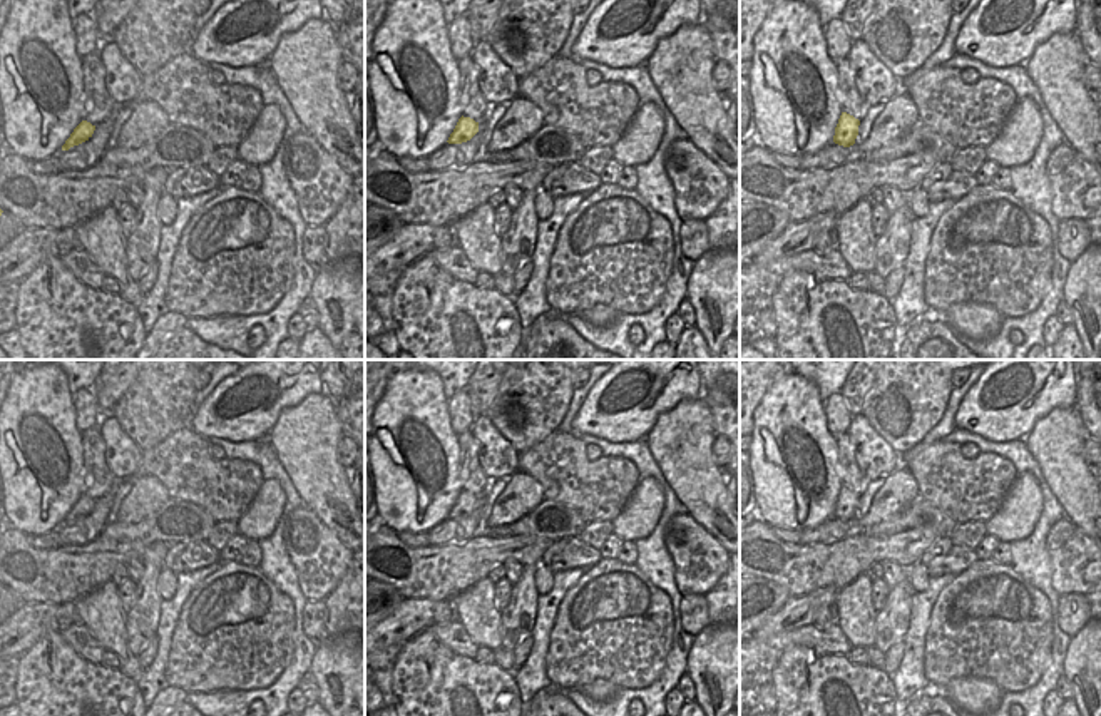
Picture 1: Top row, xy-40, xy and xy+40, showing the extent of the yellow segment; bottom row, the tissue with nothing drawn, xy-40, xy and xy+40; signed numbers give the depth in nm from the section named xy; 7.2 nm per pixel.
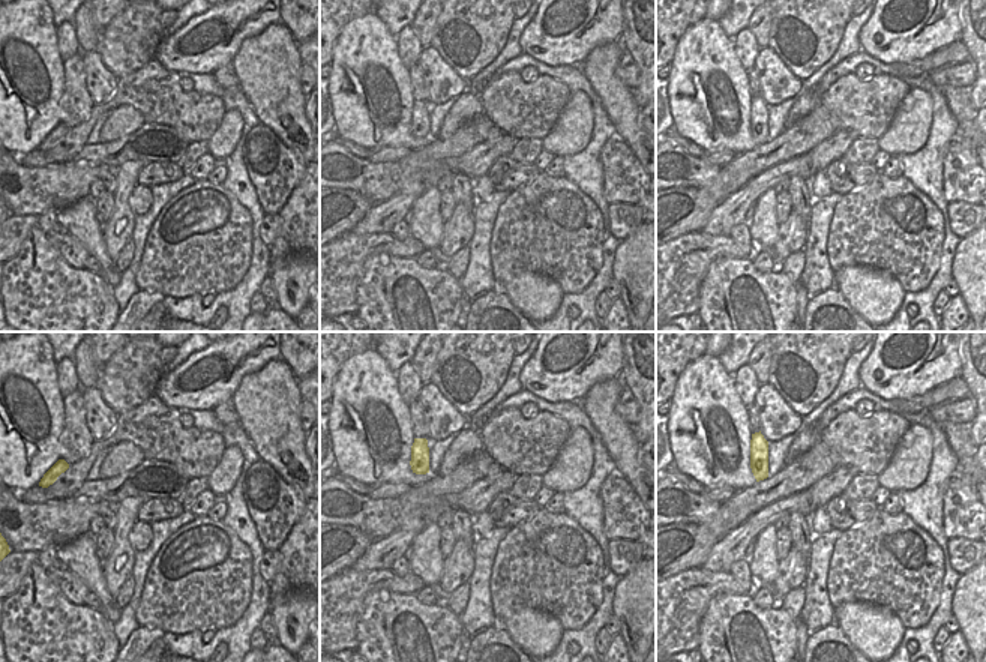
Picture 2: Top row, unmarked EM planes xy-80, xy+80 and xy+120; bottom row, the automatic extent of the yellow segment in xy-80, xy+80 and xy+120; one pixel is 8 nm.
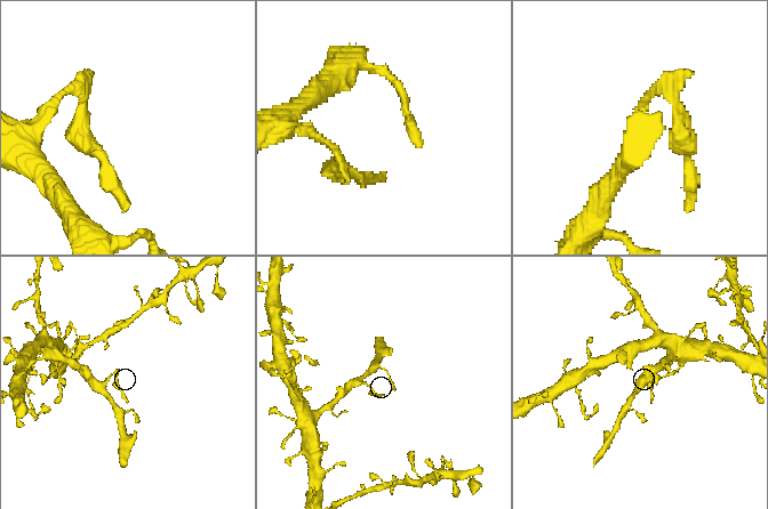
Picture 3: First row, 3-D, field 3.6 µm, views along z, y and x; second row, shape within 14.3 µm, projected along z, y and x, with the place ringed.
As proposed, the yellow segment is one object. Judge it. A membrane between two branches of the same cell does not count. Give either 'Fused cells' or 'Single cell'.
Fused cells

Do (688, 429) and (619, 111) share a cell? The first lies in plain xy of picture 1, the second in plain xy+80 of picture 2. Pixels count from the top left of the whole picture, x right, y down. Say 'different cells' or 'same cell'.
same cell

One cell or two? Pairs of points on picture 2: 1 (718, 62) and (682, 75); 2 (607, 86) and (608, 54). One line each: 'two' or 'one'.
1: one
2: one

